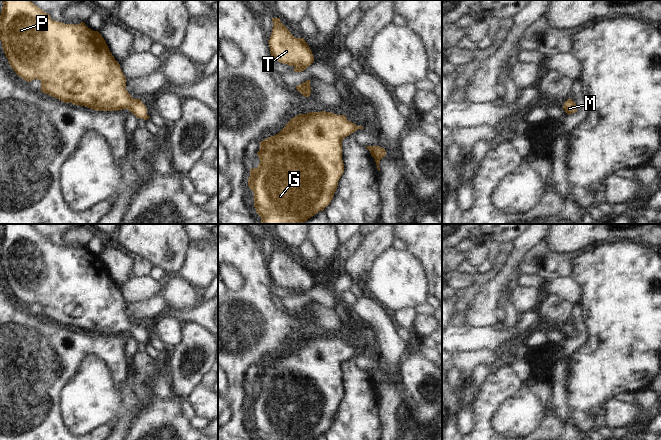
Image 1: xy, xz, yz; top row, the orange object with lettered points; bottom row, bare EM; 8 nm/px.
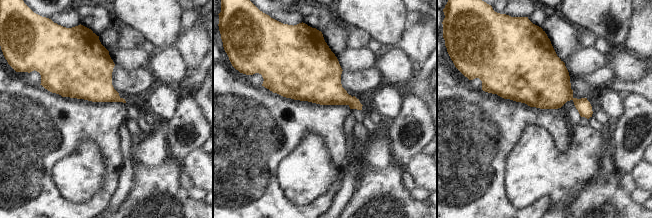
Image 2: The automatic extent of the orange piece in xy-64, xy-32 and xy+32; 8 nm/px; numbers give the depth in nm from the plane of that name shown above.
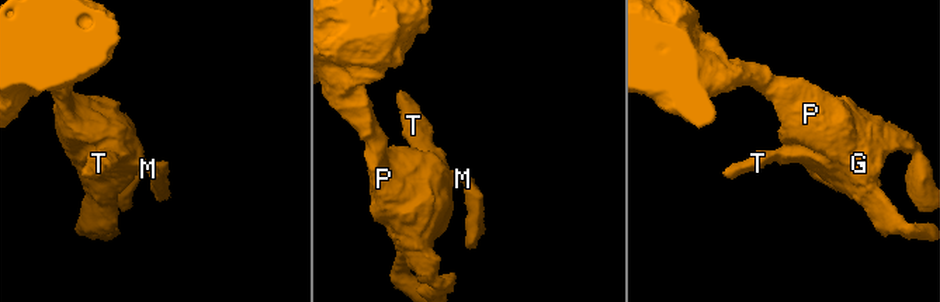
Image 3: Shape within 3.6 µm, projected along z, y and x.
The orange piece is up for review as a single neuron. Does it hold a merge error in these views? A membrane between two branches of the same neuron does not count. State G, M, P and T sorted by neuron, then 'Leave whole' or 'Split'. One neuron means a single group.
Groups: G M P T. Leave whole.

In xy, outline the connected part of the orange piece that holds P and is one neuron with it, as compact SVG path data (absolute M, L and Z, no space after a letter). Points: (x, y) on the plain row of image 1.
M2 224L0 239L0 264L8 286L15 297L25 305L41 305L41 316L65 327L81 329L97 335L119 335L128 333L137 342L149 343L146 330L140 323L134 323L126 314L126 301L120 288L110 276L104 262L98 255L88 252L84 246L65 248L52 244L50 239L30 224Z

